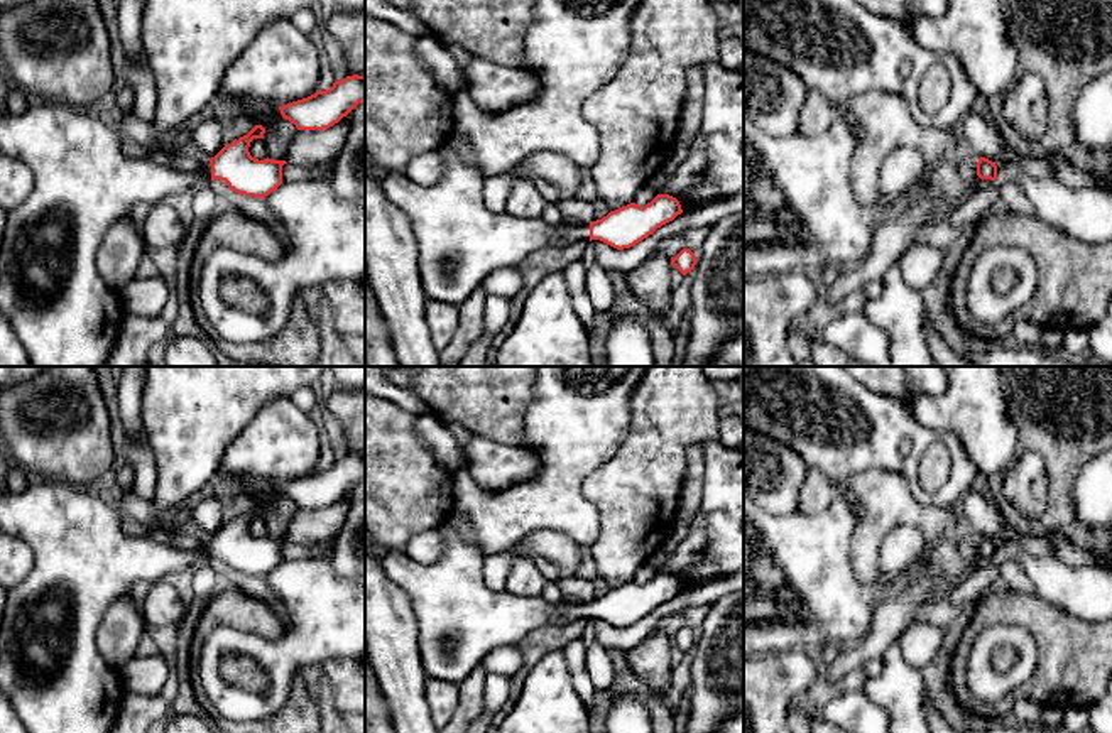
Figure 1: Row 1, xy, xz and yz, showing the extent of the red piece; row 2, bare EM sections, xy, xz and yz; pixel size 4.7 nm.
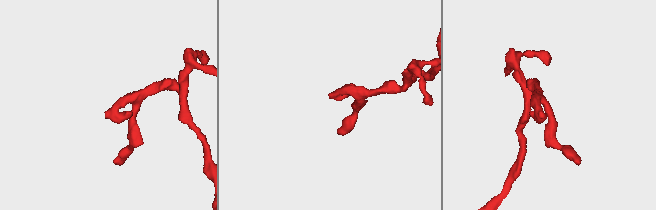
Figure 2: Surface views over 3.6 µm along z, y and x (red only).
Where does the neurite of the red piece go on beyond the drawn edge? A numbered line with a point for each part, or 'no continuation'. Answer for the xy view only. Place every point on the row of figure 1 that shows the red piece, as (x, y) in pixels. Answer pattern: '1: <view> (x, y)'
1: xy (65, 314)

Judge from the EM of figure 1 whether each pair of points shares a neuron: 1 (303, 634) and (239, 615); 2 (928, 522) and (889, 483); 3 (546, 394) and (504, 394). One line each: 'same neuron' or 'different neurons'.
1: different neurons
2: same neuron
3: different neurons

